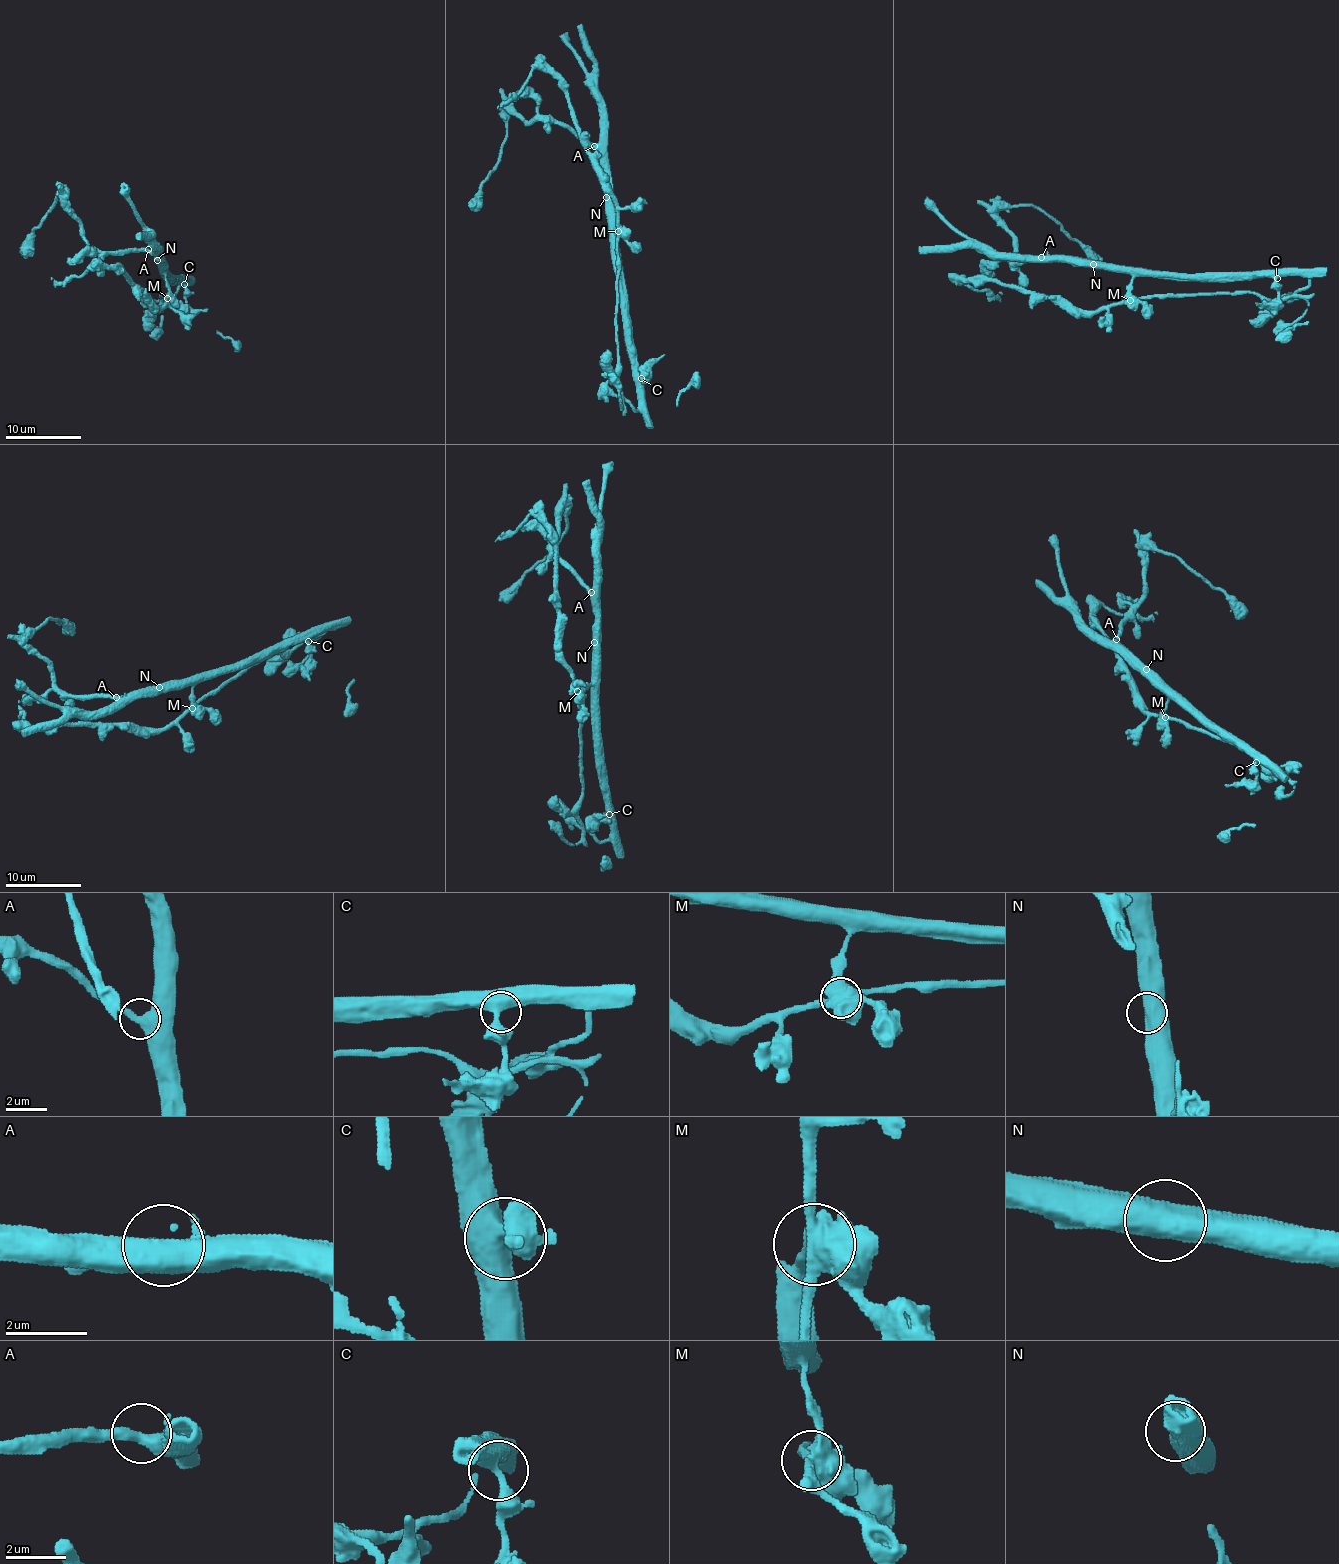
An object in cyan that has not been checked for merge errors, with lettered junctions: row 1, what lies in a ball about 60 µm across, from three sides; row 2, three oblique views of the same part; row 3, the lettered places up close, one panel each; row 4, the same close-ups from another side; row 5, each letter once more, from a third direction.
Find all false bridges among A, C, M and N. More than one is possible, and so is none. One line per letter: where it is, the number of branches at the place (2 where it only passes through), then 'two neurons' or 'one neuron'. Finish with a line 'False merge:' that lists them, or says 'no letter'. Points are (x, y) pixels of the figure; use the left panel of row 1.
A: place (148, 249); branches 3; one neuron
C: place (184, 284); branches 2; one neuron
M: place (167, 298); branches 4; two neurons
N: place (157, 260); branches 2; one neuron
False merge: M

